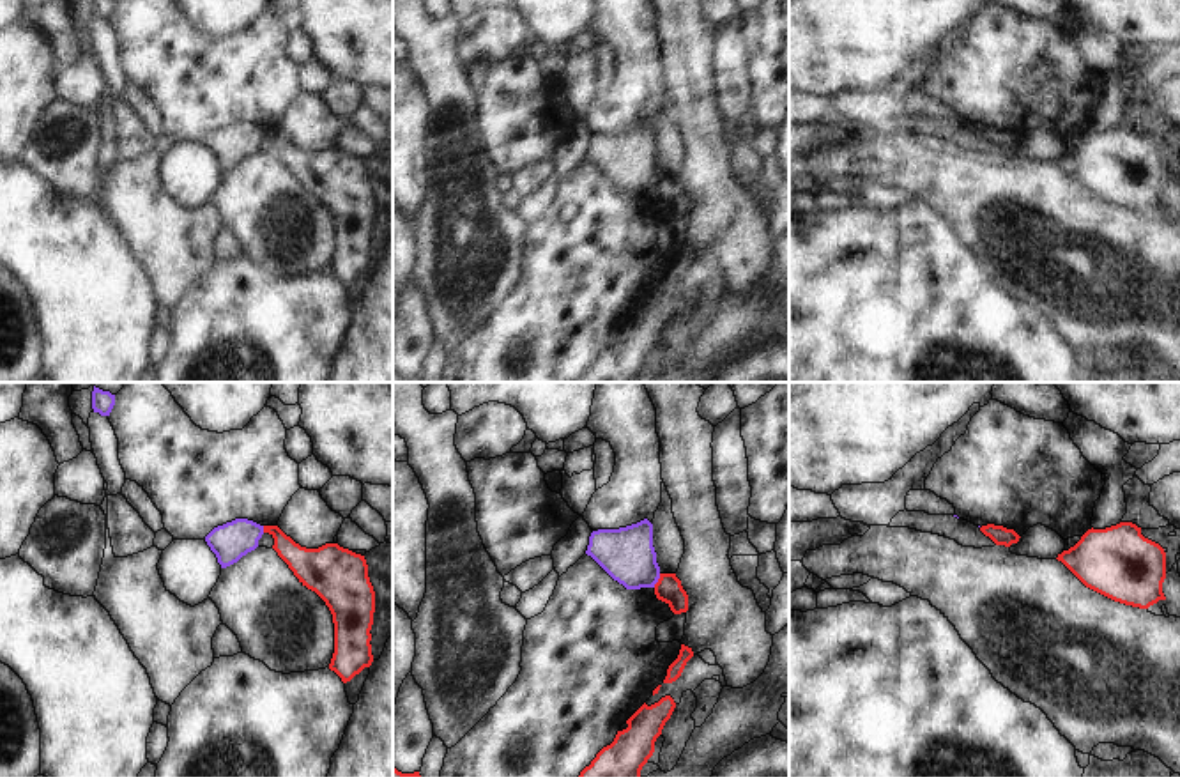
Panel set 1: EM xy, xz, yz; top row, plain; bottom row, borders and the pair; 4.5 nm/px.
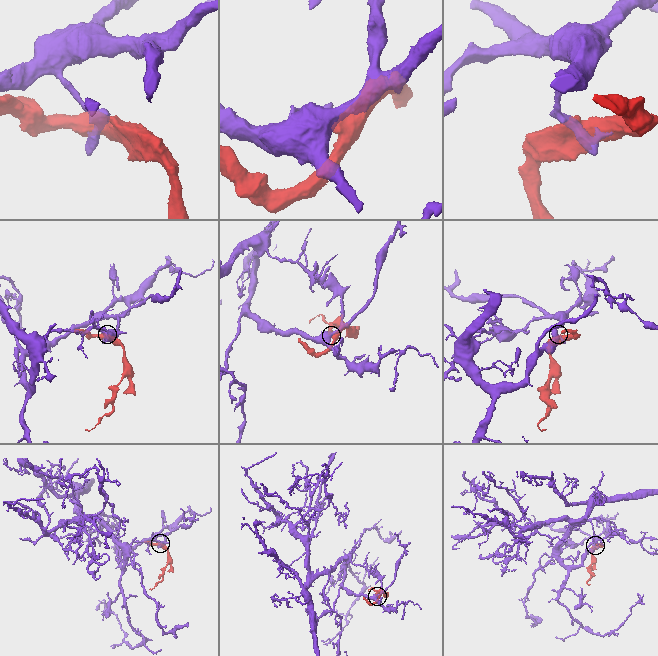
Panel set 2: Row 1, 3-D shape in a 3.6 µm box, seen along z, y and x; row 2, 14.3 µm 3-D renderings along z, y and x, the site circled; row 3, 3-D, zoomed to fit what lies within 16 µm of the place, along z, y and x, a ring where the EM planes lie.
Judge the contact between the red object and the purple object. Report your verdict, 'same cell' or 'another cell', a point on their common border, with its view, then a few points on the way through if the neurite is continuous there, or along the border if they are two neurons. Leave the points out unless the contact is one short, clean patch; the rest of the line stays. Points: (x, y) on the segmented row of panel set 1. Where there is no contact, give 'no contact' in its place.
another cell; meets red in xz at (658, 581); border along xz (660, 574), (653, 586)

